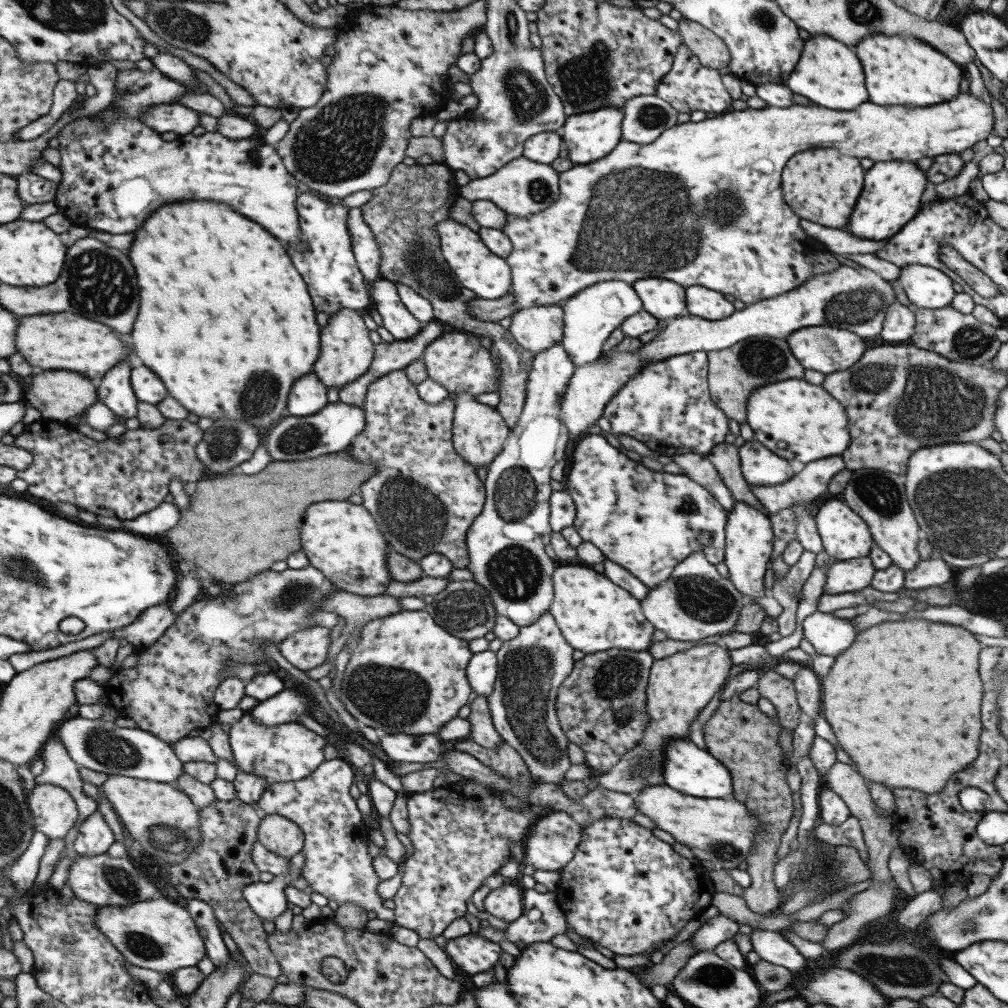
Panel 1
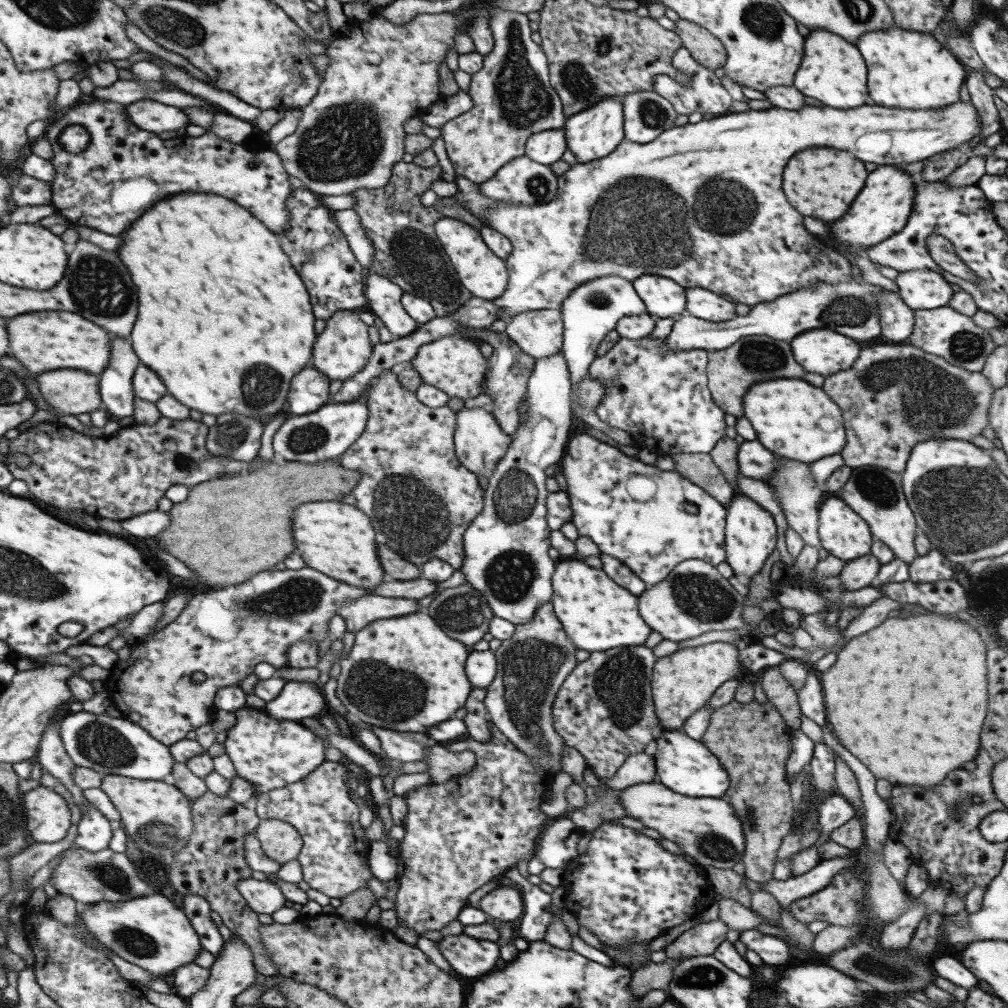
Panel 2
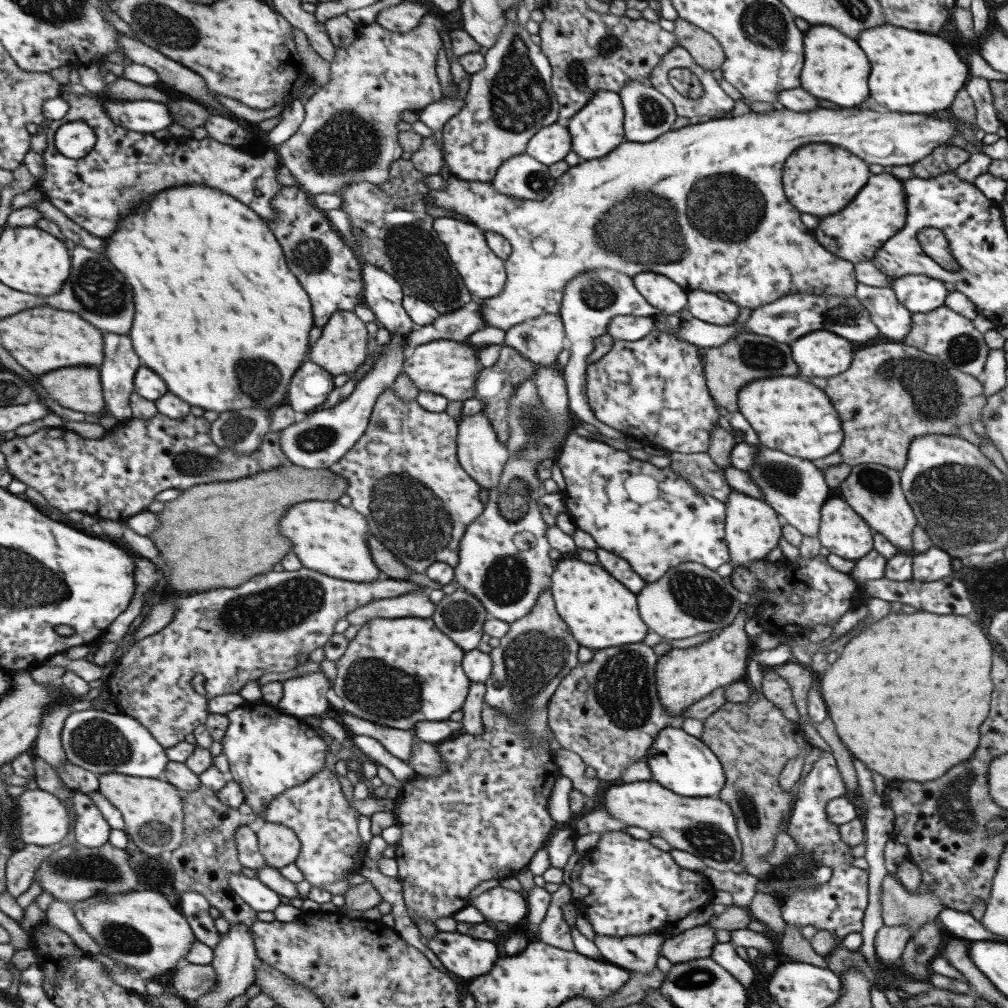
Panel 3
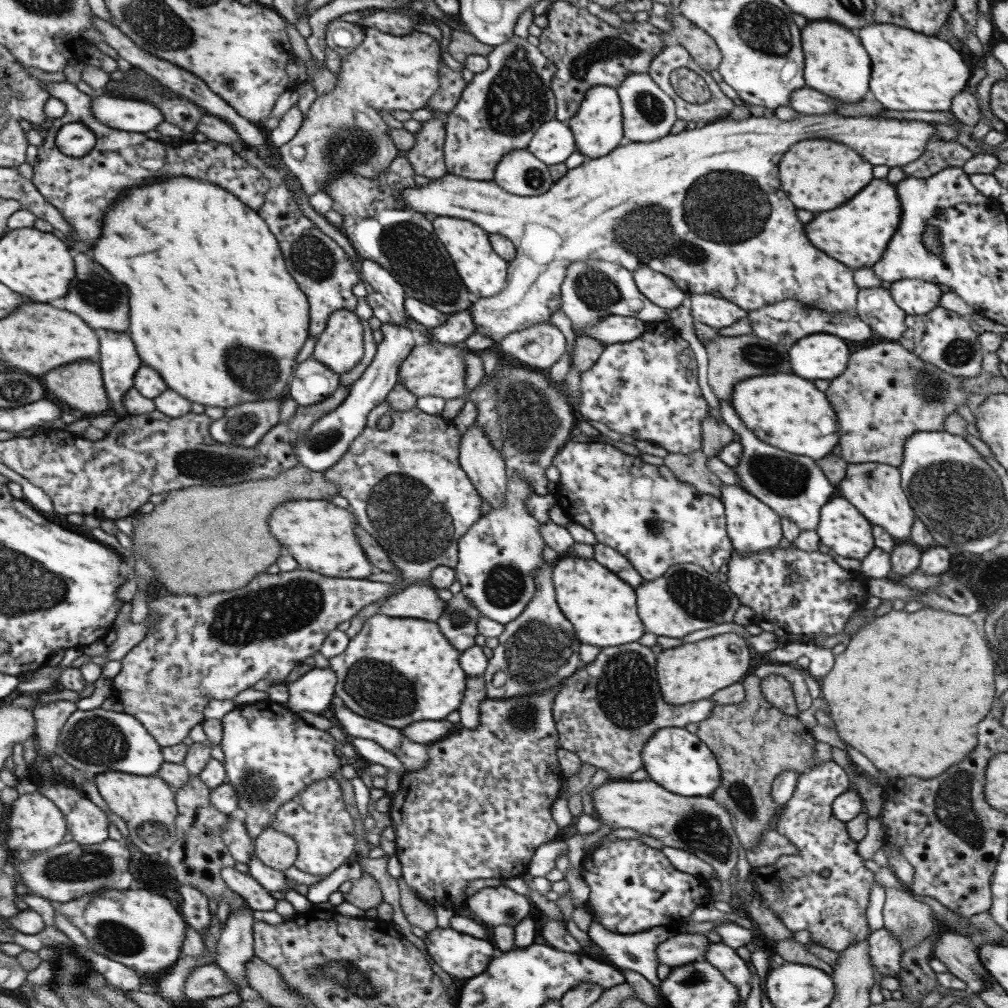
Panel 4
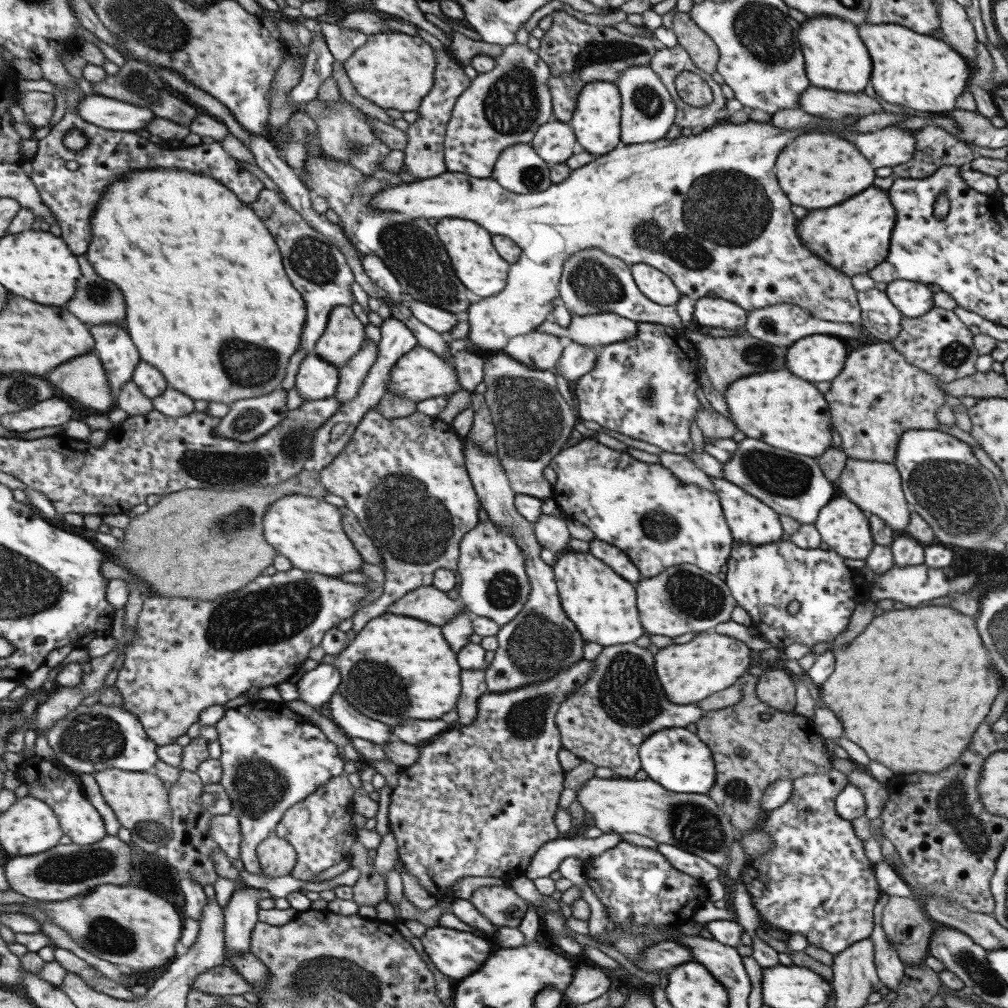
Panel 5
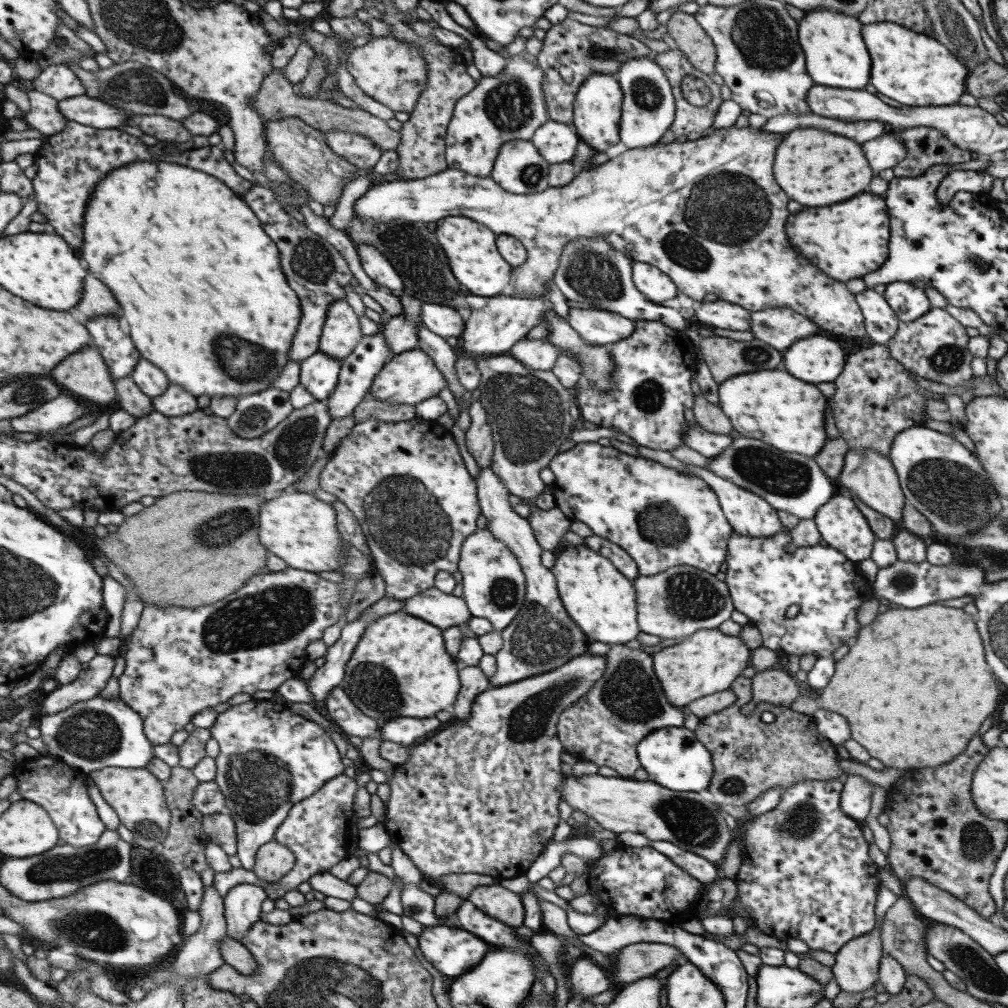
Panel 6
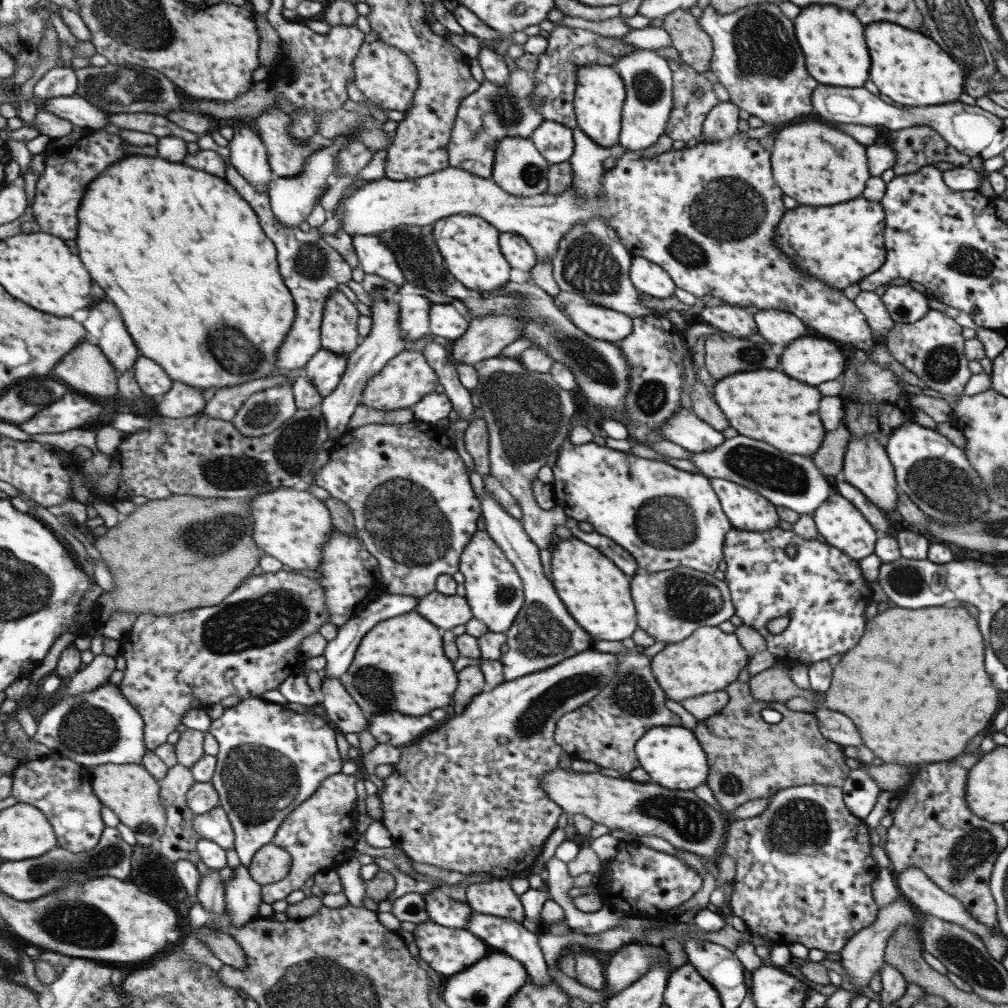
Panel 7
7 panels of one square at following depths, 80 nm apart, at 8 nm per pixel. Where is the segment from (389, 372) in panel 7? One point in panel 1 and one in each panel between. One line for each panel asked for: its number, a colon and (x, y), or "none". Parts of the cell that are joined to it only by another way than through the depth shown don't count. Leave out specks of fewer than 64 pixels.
1: (456, 361)
2: (451, 364)
3: (447, 368)
4: (434, 369)
5: (419, 374)
6: (409, 377)

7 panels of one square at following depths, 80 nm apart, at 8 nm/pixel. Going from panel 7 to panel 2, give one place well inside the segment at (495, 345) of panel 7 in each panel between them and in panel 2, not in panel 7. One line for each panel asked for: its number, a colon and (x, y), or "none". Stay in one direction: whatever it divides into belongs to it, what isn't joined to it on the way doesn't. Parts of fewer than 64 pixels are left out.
2: (701, 204)
3: (702, 205)
4: (703, 207)
5: (705, 210)
6: (707, 213)

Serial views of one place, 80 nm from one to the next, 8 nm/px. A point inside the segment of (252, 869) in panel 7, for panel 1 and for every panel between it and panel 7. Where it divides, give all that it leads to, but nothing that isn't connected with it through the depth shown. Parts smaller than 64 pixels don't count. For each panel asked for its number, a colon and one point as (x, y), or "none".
1: (278, 835)
2: (278, 840)
3: (278, 846)
4: (275, 850)
5: (276, 858)
6: (272, 861)

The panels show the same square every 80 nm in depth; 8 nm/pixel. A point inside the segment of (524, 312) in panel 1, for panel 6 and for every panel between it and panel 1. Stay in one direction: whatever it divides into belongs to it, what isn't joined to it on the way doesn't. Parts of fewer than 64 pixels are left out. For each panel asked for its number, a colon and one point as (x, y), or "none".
2: (538, 333)
3: (540, 340)
4: (538, 347)
5: (539, 351)
6: (538, 354)

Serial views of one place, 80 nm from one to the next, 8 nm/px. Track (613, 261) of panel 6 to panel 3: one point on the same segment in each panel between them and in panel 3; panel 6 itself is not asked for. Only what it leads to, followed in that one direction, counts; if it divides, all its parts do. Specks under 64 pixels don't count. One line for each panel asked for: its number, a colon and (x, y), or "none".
3: (590, 299)
4: (591, 290)
5: (591, 282)

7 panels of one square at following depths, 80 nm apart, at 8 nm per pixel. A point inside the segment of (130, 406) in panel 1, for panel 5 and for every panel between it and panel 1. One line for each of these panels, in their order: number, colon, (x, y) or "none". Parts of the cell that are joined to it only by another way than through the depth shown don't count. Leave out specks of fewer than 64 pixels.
2: (115, 390)
3: (116, 372)
4: (118, 361)
5: (116, 352)

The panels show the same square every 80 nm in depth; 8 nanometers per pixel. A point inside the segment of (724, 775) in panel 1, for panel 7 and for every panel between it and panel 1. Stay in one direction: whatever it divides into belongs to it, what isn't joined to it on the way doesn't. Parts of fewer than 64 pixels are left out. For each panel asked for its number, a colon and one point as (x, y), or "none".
2: (683, 764)
3: (680, 763)
4: (677, 760)
5: (675, 758)
6: (672, 757)
7: (673, 758)

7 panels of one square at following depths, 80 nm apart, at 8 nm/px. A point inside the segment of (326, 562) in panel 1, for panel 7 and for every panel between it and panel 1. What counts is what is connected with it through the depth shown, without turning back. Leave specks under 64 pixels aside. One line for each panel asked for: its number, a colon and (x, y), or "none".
2: (336, 539)
3: (328, 538)
4: (319, 536)
5: (306, 530)
6: (300, 530)
7: (289, 525)

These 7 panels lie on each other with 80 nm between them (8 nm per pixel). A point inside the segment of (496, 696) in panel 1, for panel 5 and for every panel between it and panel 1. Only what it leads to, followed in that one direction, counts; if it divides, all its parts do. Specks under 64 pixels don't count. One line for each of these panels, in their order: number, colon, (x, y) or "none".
2: (530, 666)
3: (537, 651)
4: (537, 649)
5: (538, 642)

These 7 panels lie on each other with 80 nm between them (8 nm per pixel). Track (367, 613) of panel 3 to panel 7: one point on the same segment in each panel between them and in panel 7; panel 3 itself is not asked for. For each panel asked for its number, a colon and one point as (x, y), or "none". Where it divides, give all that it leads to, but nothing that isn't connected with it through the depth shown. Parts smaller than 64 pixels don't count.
4: (416, 601)
5: (427, 603)
6: (443, 610)
7: (445, 612)

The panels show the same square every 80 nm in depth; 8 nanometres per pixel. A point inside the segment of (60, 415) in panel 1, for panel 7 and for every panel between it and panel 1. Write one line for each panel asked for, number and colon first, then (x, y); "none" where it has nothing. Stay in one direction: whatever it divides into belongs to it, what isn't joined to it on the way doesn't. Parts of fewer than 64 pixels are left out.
2: (74, 391)
3: (79, 389)
4: (79, 386)
5: (83, 381)
6: (84, 372)
7: (85, 369)

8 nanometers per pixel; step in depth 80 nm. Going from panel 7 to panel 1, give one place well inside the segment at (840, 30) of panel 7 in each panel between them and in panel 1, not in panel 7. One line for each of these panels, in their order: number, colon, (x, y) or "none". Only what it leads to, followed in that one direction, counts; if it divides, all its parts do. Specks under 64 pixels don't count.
1: (828, 73)
2: (831, 71)
3: (835, 69)
4: (835, 63)
5: (835, 59)
6: (835, 56)

